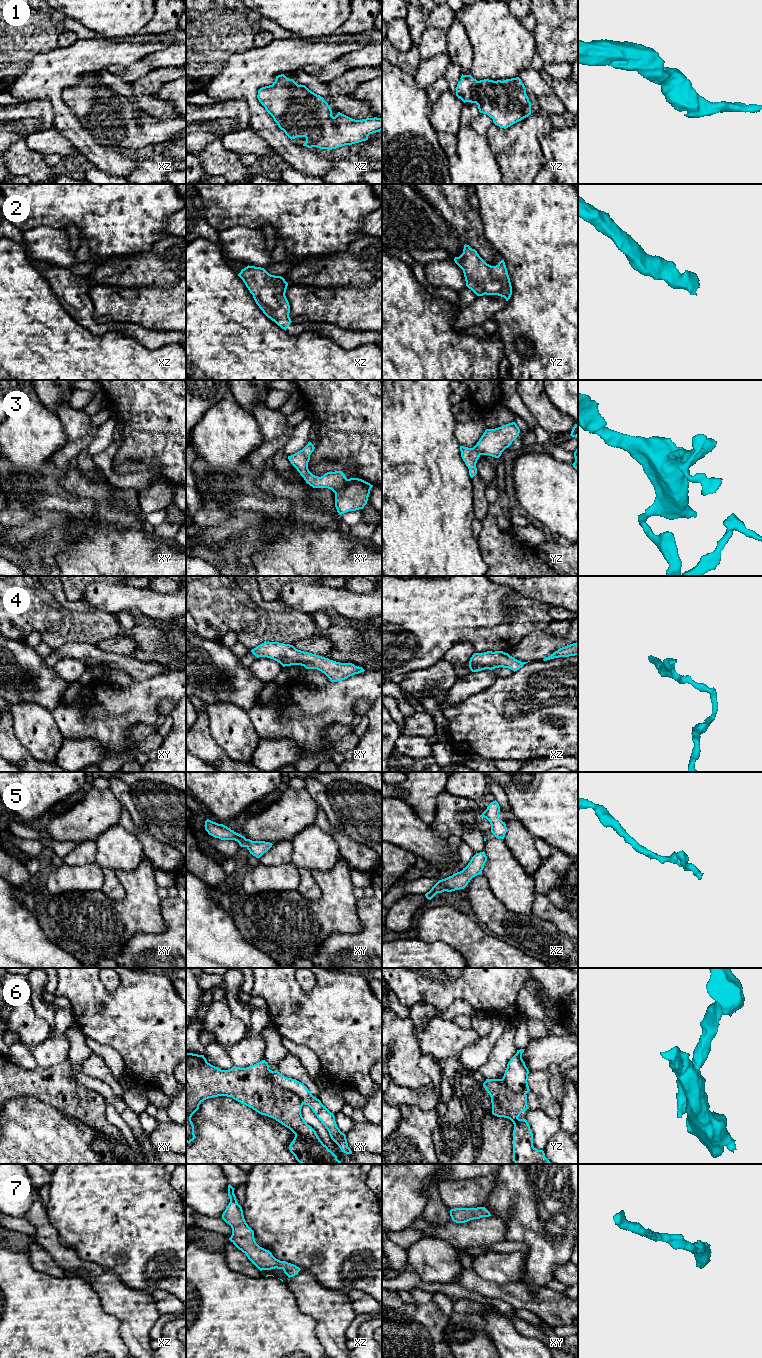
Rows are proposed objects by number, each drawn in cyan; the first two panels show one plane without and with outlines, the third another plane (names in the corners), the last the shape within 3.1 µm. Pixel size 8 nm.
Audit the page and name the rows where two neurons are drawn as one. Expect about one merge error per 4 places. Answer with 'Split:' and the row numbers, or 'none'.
Split: 6

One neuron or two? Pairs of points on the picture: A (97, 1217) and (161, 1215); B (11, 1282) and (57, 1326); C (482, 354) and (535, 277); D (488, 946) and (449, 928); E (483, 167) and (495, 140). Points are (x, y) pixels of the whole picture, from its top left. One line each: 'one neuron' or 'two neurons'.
A: one neuron
B: one neuron
C: two neurons
D: one neuron
E: two neurons

